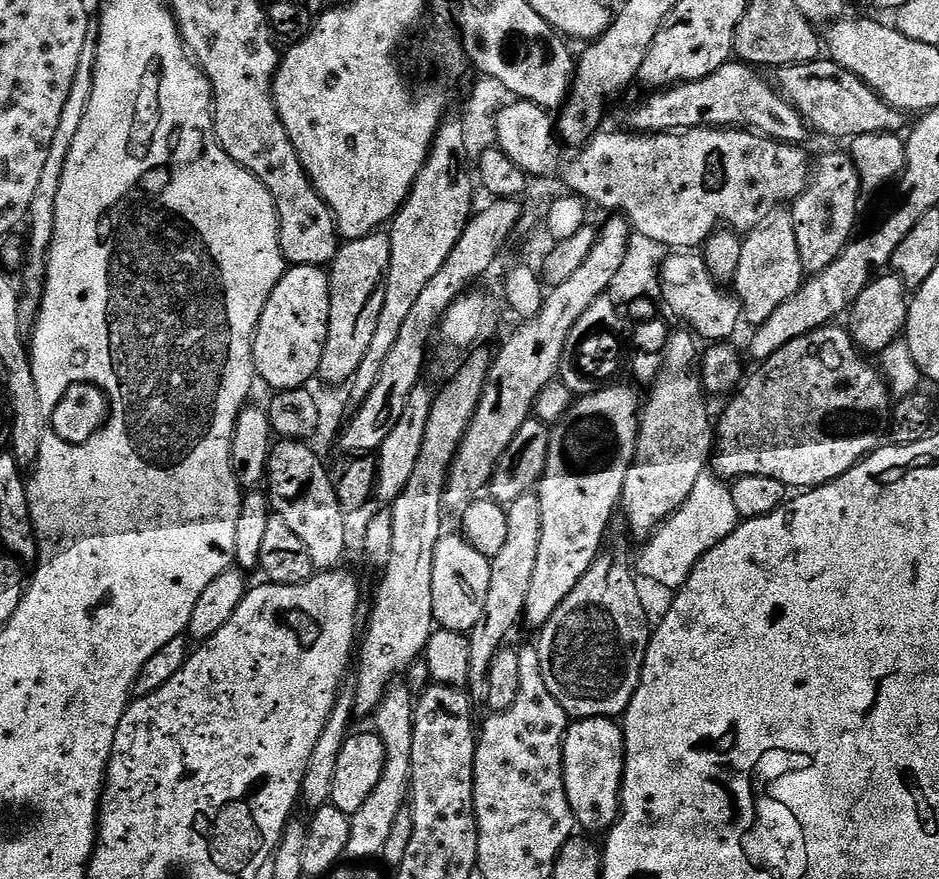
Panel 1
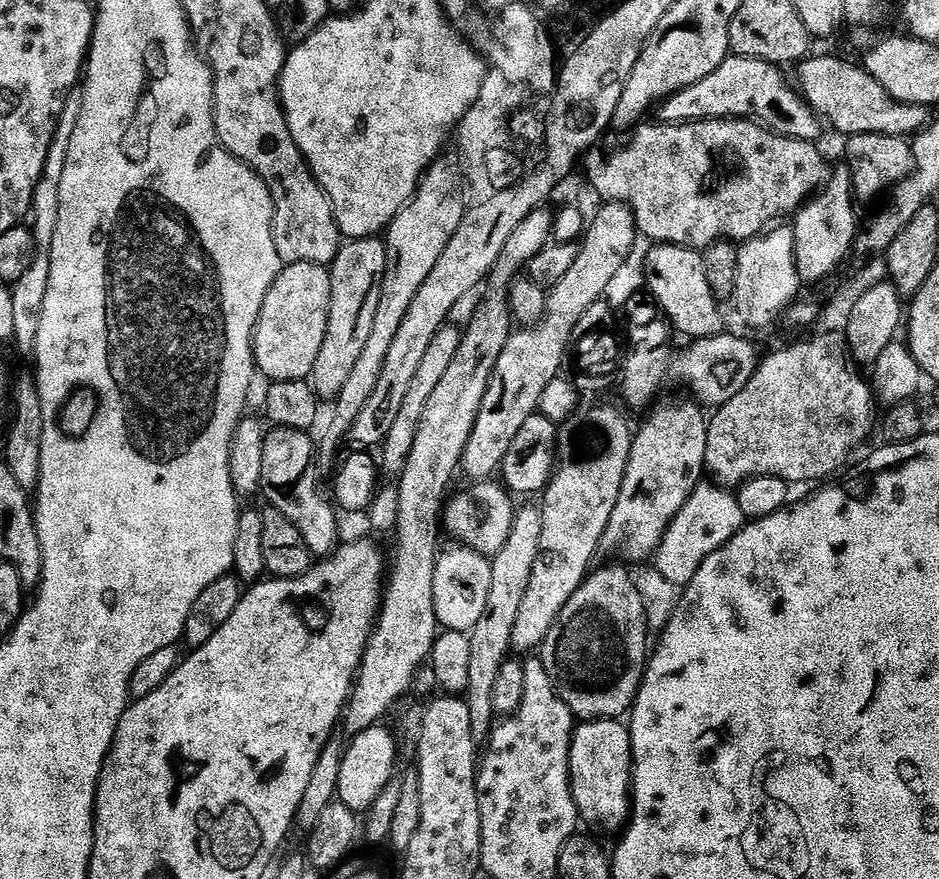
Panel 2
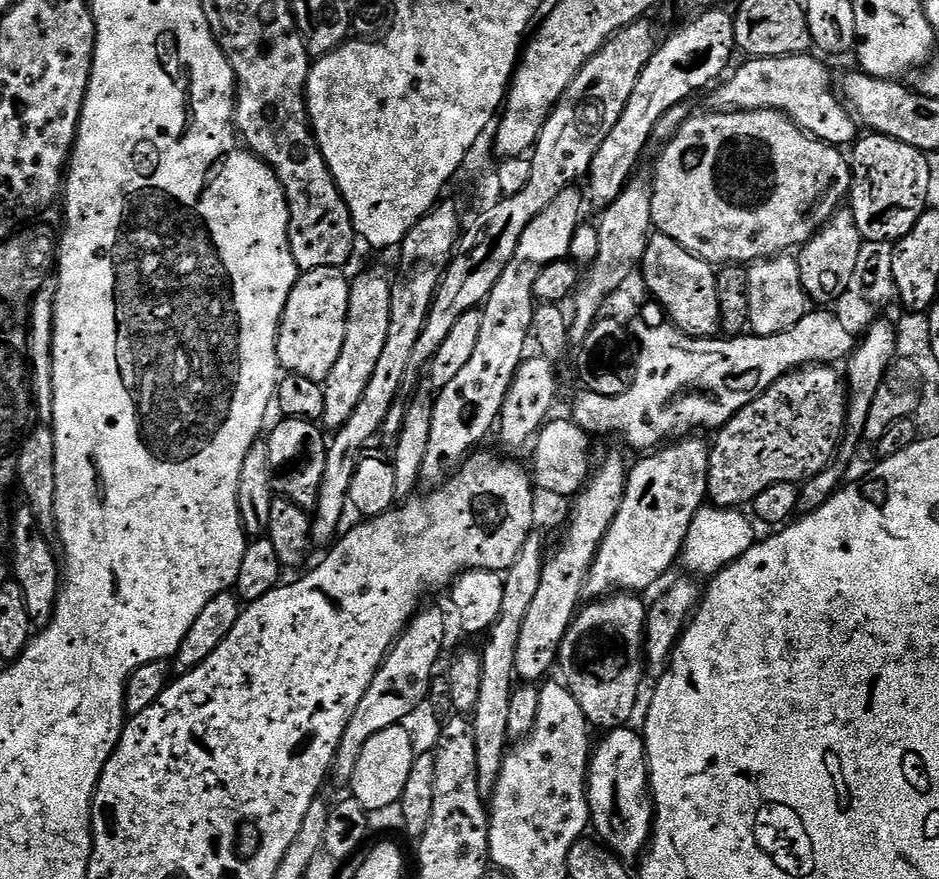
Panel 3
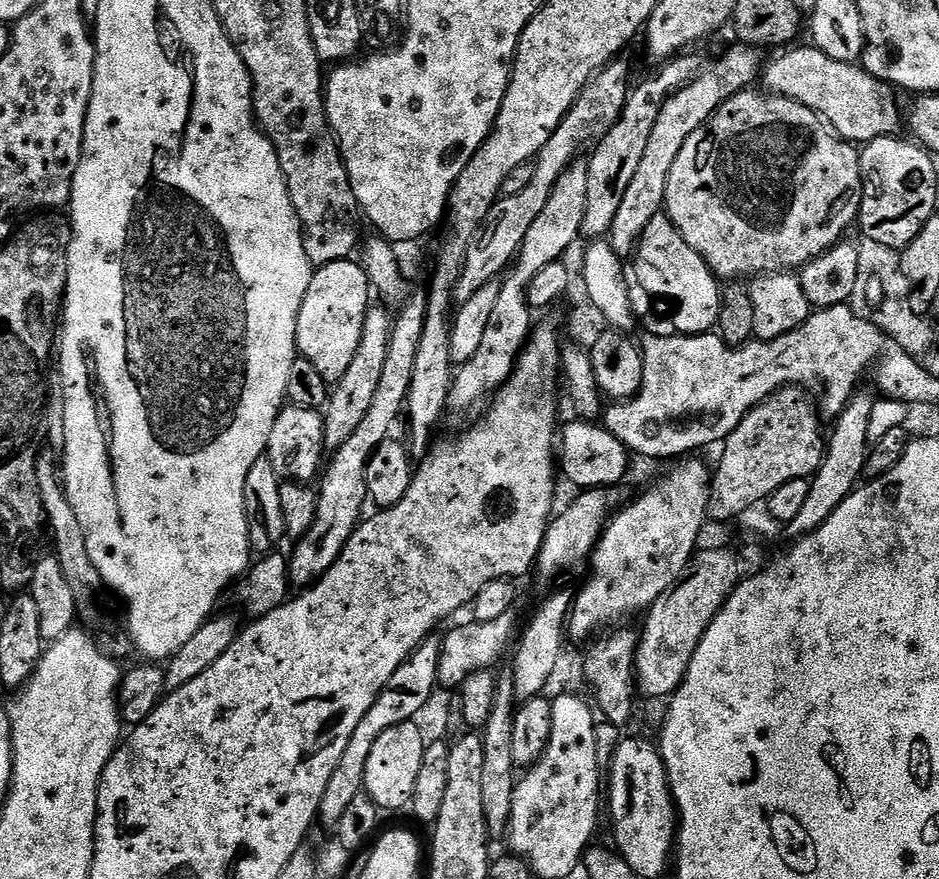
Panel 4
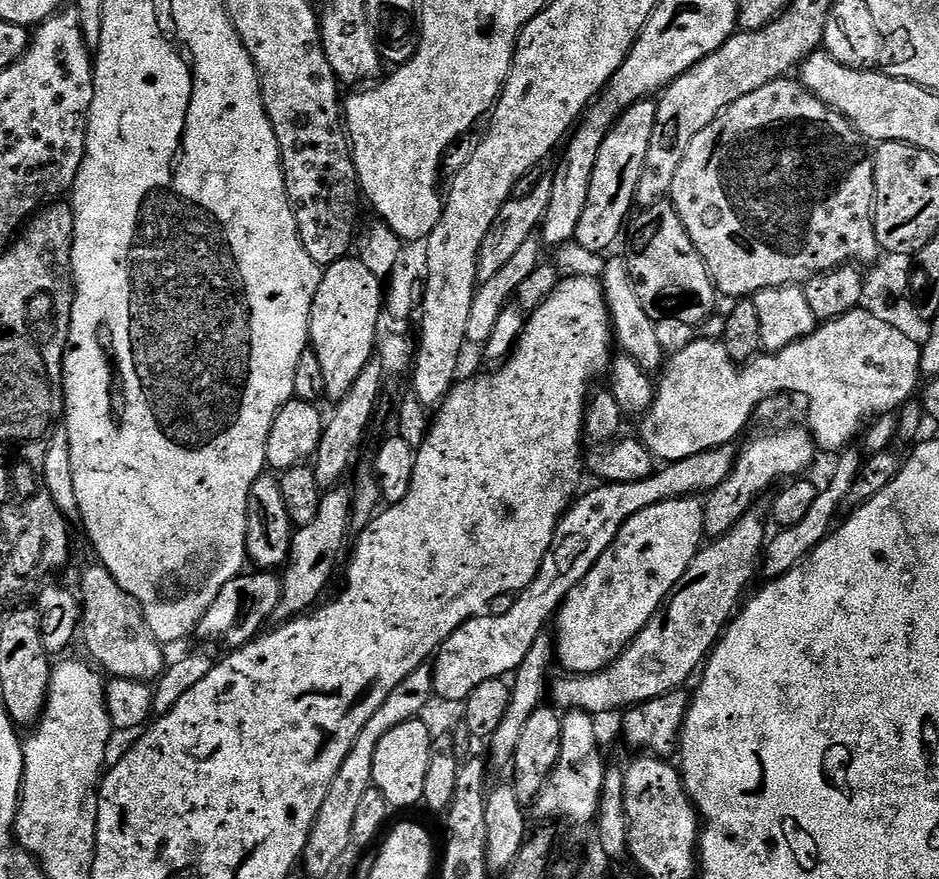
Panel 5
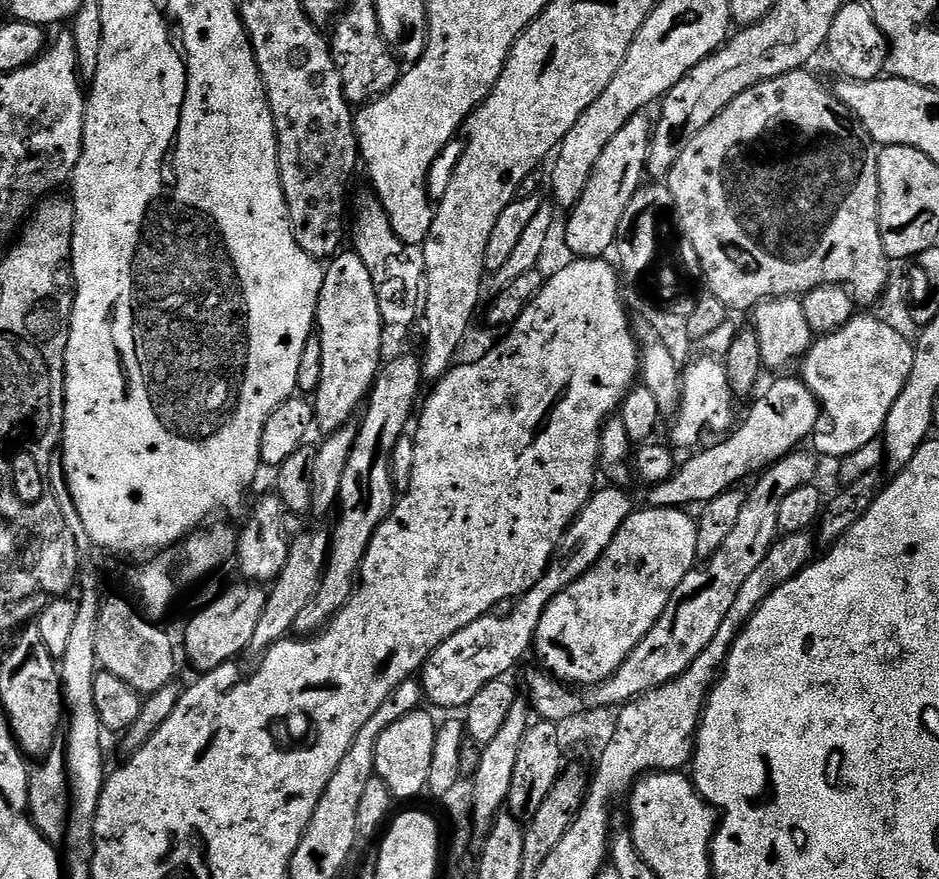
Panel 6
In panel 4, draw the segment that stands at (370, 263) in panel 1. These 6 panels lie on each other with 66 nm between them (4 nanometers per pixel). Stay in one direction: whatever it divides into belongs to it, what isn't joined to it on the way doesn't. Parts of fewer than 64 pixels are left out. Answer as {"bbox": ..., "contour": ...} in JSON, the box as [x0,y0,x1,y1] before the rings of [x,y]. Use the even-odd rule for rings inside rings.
{"bbox":[322,306,390,446],"contour":[[[376,306],[369,307],[364,316],[364,329],[360,345],[354,354],[354,362],[350,362],[346,374],[342,374],[342,378],[335,381],[322,412],[325,445],[339,446],[343,444],[354,434],[354,430],[362,422],[363,416],[374,400],[375,390],[378,388],[379,378],[382,376],[382,368],[386,364],[389,335],[390,316],[388,318],[387,314]]]}

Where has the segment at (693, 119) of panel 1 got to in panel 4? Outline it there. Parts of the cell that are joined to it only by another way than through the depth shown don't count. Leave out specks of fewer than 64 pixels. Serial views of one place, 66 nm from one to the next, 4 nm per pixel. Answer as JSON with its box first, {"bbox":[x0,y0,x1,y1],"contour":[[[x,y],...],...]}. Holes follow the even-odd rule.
{"bbox":[762,46,896,146],"contour":[[[814,46],[808,48],[796,48],[785,56],[780,56],[772,65],[765,67],[762,72],[762,84],[767,91],[777,95],[785,96],[791,100],[797,100],[802,106],[814,110],[821,121],[830,125],[831,131],[842,140],[847,140],[857,146],[863,146],[868,141],[879,136],[890,136],[896,129],[896,104],[892,101],[893,89],[884,81],[874,78],[864,71],[859,63],[838,62],[822,50]]]}

